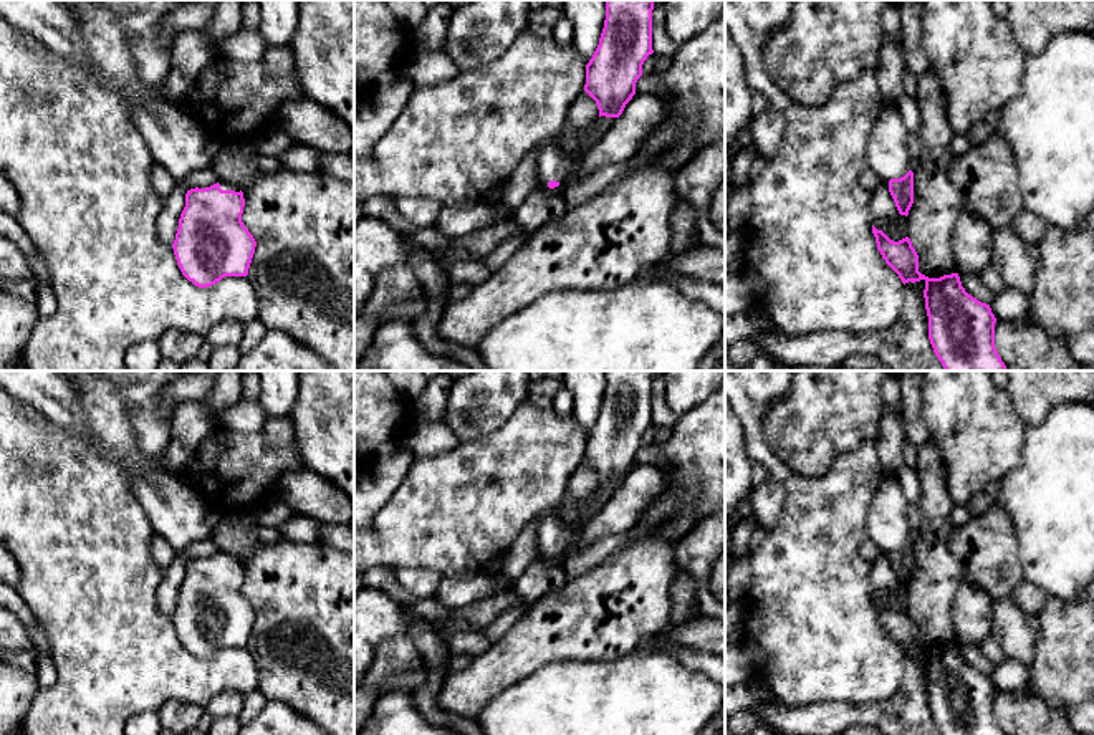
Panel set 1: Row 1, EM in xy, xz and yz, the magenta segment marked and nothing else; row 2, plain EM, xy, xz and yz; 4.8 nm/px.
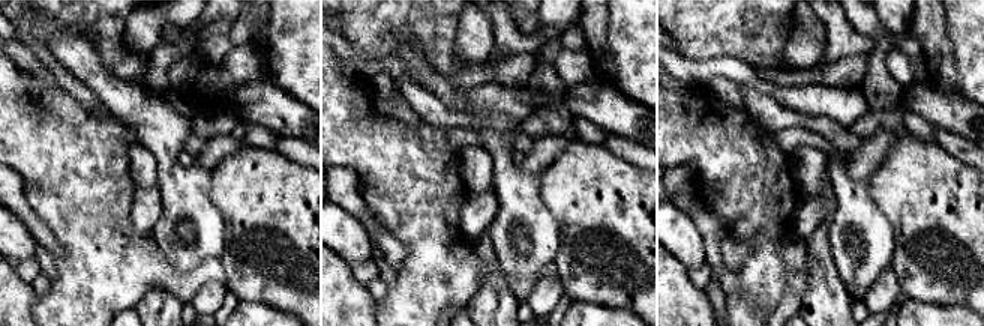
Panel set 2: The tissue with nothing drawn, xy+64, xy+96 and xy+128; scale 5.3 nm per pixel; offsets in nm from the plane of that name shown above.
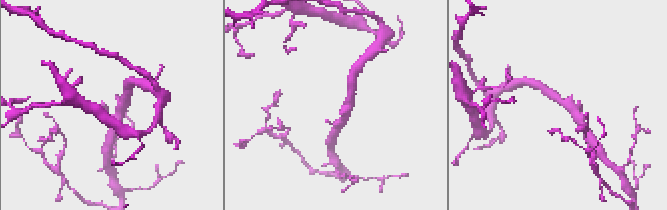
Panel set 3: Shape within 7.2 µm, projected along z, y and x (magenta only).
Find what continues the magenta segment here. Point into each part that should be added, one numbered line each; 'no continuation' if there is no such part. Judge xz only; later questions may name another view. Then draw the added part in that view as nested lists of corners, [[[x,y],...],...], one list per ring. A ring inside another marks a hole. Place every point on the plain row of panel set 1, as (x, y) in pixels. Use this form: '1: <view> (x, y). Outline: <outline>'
1: xz (553, 535). Outline: [[[545,518],[538,525],[538,550],[548,556],[551,551],[564,555],[571,543],[571,530],[559,518]]]

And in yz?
1: yz (887, 522). Outline: [[[884,475],[869,507],[869,538],[889,555],[904,548],[910,538],[909,502],[894,475]]]

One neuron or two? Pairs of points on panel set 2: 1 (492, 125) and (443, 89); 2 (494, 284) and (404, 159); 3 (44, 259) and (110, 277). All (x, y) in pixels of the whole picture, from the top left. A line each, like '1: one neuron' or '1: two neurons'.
1: one neuron
2: two neurons
3: two neurons

